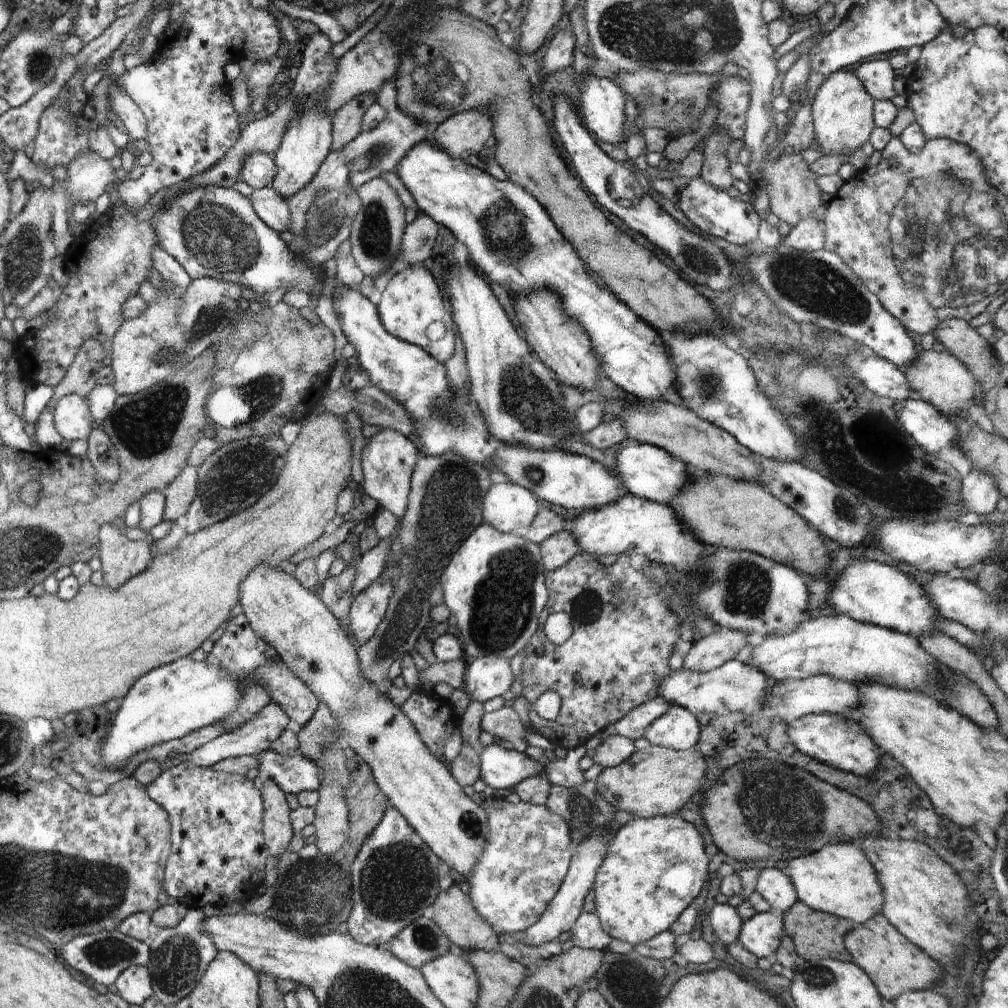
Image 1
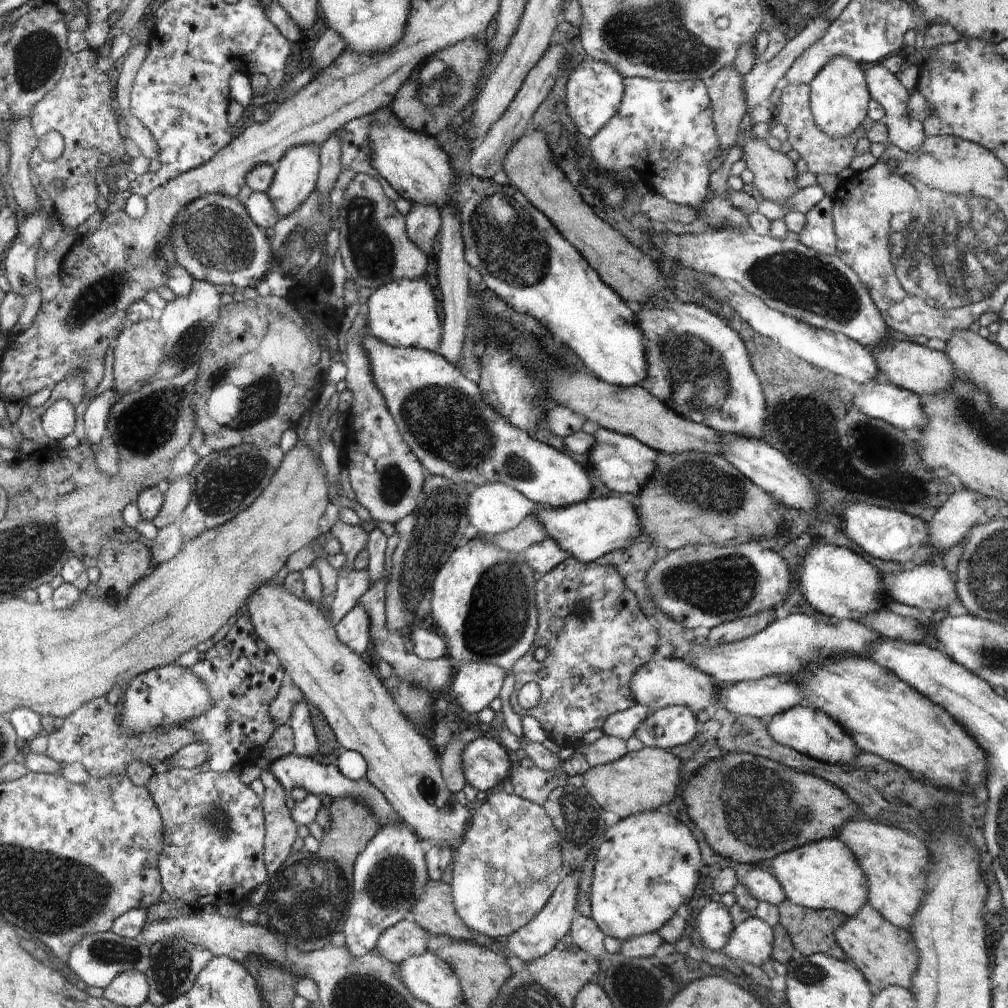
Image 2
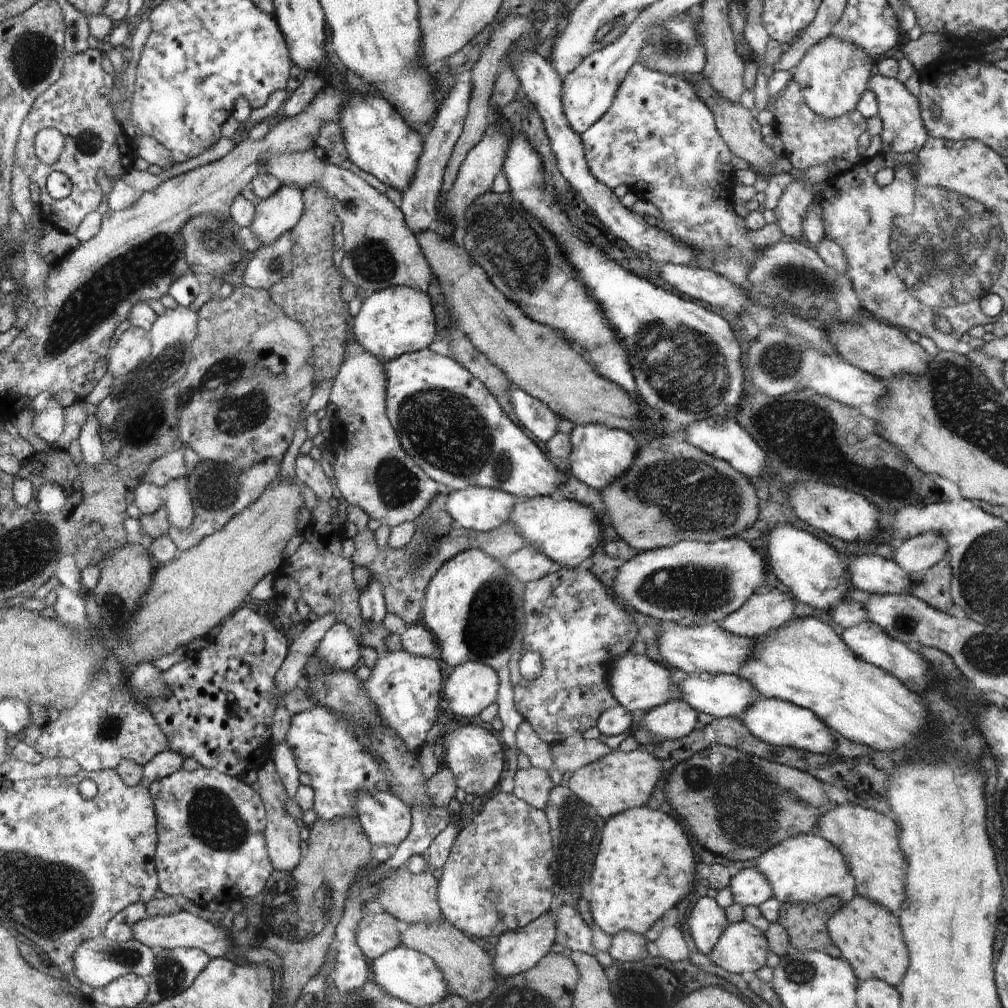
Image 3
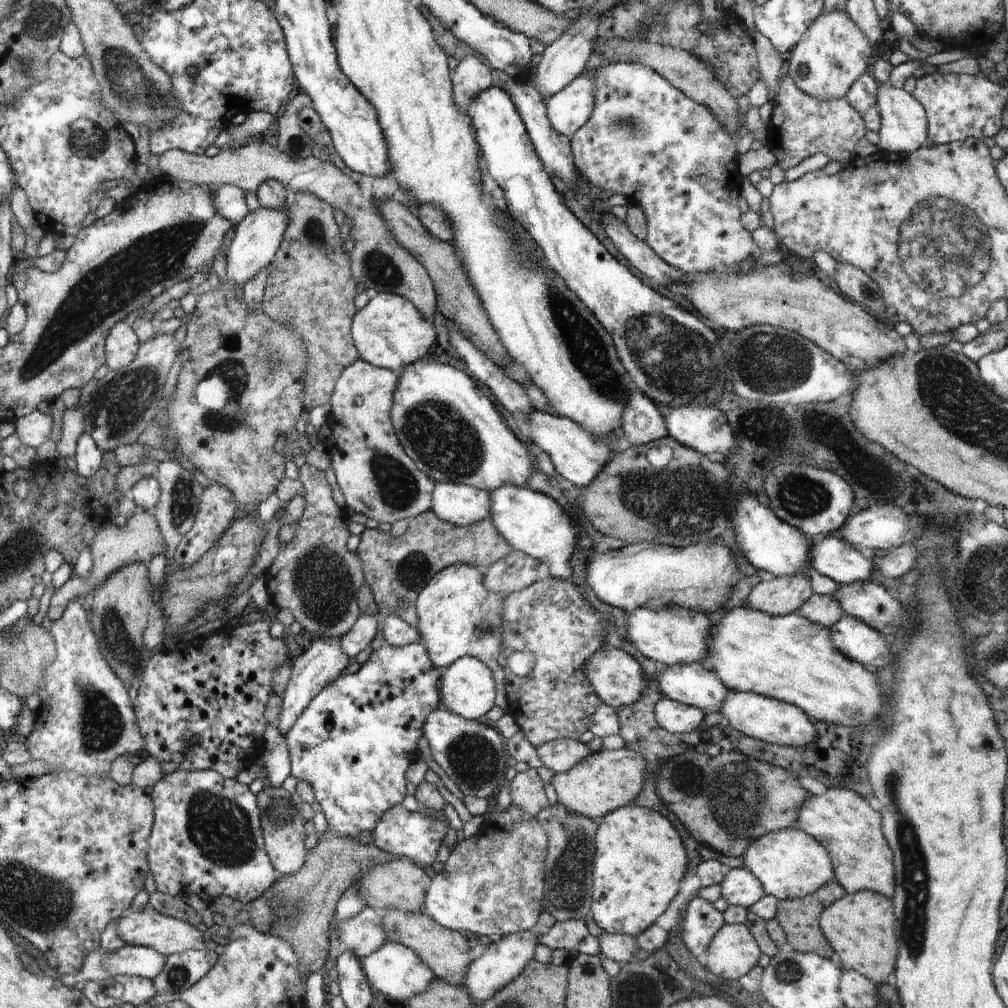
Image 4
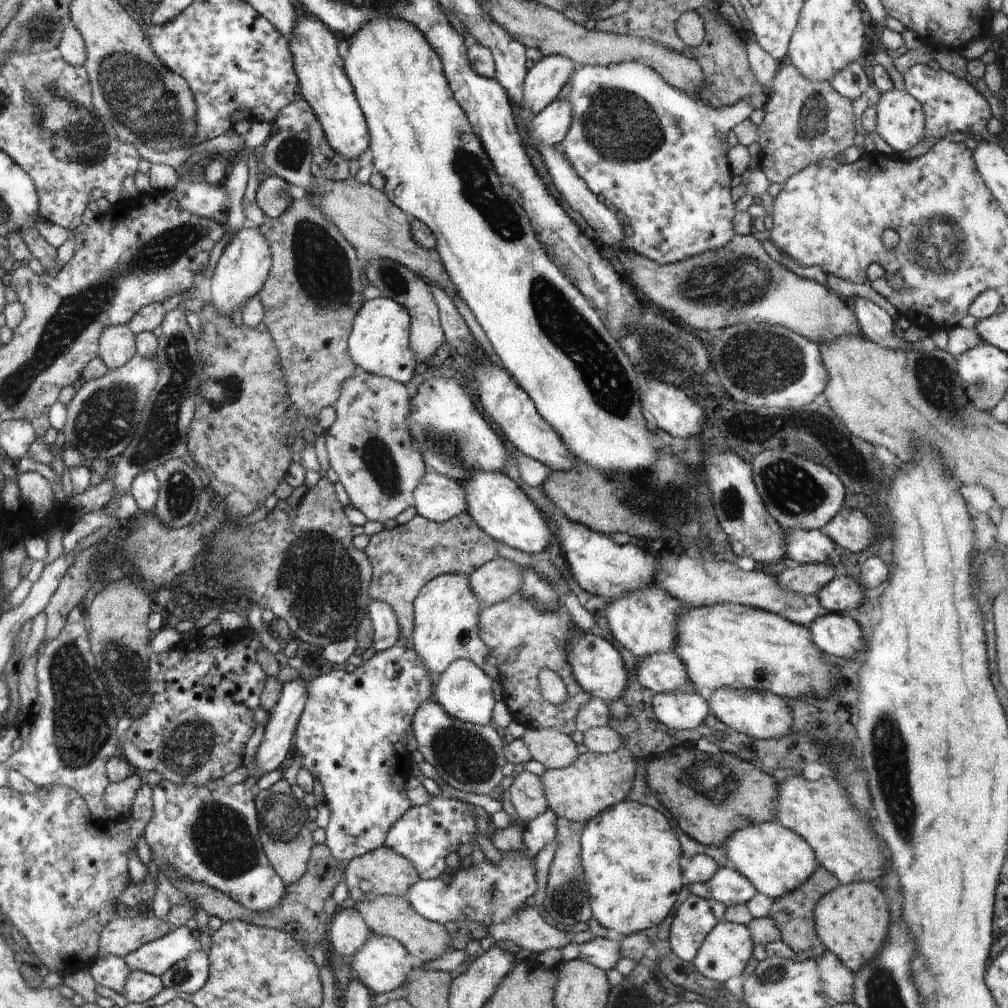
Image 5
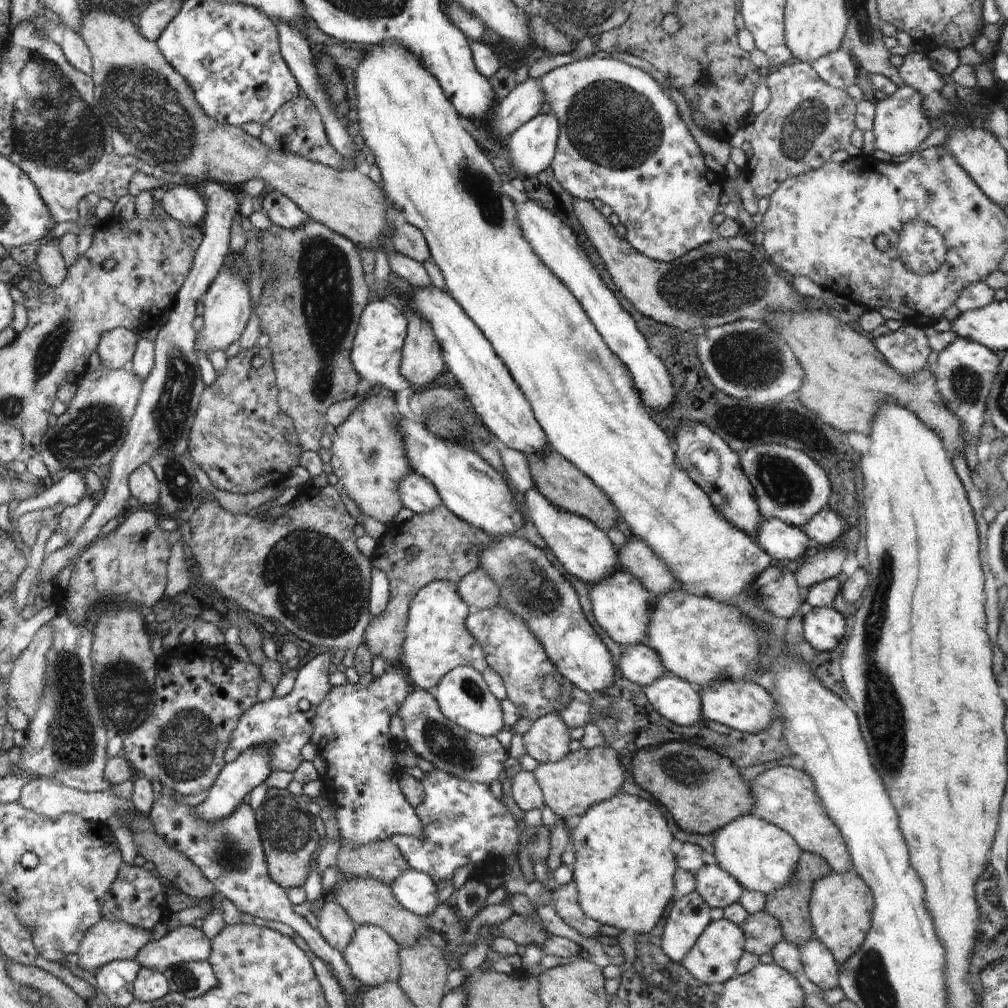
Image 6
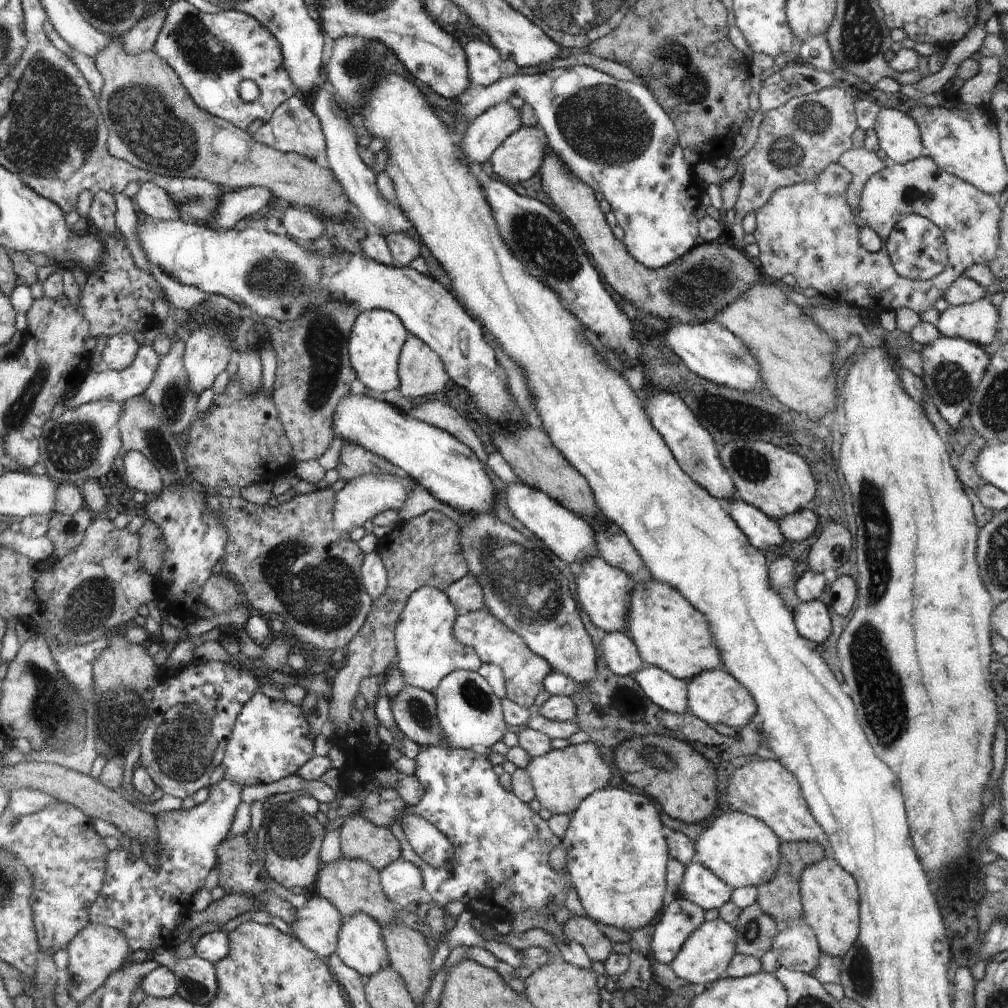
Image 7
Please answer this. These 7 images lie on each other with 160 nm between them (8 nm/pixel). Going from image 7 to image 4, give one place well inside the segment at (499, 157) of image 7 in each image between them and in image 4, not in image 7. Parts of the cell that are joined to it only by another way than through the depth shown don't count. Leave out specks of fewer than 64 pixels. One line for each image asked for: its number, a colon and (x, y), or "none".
4: (569, 109)
5: (550, 125)
6: (531, 148)

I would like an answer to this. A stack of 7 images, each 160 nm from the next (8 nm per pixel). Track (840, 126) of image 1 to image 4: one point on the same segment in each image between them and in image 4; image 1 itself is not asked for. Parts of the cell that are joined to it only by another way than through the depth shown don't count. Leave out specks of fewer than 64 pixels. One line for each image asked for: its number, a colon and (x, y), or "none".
2: (839, 97)
3: (833, 75)
4: (833, 53)

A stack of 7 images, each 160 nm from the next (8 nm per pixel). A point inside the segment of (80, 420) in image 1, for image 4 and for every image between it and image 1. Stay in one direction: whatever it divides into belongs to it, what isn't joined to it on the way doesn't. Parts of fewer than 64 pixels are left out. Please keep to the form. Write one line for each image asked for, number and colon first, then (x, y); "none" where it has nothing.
2: (58, 421)
3: (49, 425)
4: (33, 429)

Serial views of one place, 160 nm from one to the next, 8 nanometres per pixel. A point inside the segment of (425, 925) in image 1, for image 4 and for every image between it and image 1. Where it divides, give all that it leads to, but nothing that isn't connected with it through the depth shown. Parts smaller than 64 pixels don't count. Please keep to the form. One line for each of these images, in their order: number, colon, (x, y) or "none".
2: (404, 939)
3: (379, 932)
4: (364, 934)

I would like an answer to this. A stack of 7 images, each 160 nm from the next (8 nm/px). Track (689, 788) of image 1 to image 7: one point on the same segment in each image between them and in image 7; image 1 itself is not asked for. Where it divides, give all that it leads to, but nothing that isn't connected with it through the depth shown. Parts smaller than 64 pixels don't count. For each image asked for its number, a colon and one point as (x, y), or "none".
2: (646, 780)
3: (619, 781)
4: (604, 781)
5: (596, 781)
6: (570, 786)
7: (562, 779)

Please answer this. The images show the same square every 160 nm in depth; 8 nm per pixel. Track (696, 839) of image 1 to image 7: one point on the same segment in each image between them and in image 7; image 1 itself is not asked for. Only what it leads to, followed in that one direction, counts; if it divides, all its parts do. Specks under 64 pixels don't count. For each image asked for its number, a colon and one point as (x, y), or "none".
2: (629, 896)
3: (624, 895)
4: (639, 862)
5: (631, 858)
6: (624, 871)
7: (616, 853)

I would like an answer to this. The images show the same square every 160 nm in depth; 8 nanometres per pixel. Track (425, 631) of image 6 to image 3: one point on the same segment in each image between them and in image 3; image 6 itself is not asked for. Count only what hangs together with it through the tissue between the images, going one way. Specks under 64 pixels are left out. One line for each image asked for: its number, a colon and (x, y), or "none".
3: (473, 606)
4: (458, 616)
5: (446, 614)

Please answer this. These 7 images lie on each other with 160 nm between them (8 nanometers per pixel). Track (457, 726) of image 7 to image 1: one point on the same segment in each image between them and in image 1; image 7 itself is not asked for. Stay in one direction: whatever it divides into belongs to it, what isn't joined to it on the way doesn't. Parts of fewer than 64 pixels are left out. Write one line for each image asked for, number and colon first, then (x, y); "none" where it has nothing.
1: (486, 677)
2: (475, 685)
3: (472, 686)
4: (468, 690)
5: (465, 691)
6: (463, 696)

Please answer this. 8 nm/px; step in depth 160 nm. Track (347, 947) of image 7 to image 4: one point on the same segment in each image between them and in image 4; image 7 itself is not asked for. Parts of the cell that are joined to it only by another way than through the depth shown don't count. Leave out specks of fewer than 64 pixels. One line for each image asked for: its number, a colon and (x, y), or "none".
4: (395, 971)
5: (382, 964)
6: (373, 956)

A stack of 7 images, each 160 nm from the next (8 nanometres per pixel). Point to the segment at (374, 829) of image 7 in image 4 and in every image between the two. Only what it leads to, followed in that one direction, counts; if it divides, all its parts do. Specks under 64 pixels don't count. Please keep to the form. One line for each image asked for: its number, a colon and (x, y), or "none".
4: (401, 883)
5: (381, 872)
6: (382, 859)

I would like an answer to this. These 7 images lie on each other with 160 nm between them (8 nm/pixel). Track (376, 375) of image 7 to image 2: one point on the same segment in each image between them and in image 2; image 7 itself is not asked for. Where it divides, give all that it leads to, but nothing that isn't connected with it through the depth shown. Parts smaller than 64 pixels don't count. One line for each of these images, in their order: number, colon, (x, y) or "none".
2: (401, 313)
3: (396, 320)
4: (389, 331)
5: (380, 344)
6: (378, 353)

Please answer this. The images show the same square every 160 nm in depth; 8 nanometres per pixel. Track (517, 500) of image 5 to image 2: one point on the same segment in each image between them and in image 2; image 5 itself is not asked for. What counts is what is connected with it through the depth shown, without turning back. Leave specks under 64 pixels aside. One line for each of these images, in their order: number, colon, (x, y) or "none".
2: (588, 530)
3: (568, 532)
4: (534, 523)

